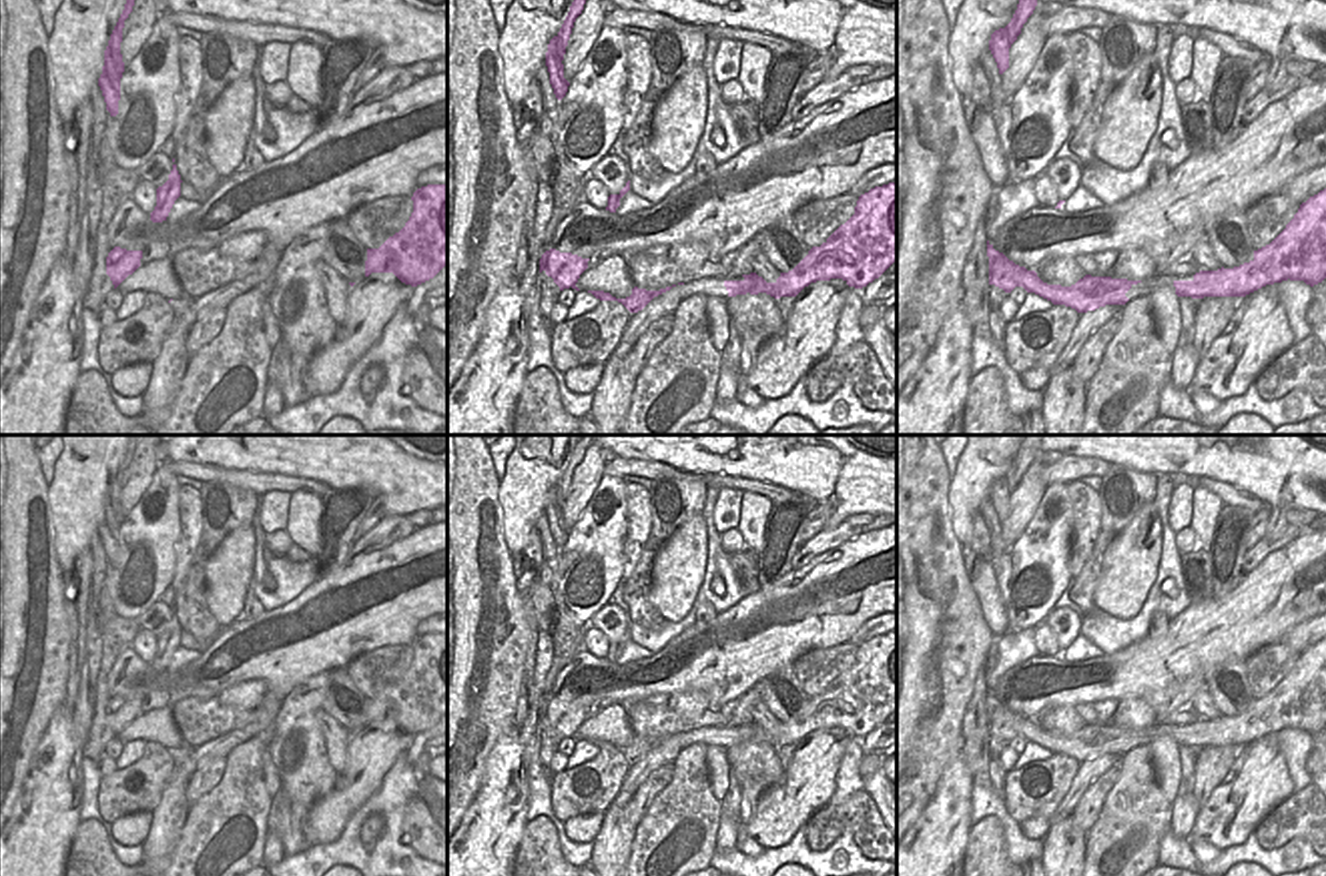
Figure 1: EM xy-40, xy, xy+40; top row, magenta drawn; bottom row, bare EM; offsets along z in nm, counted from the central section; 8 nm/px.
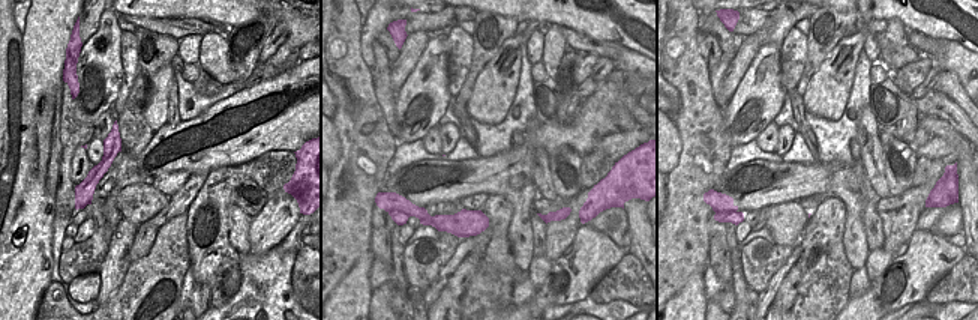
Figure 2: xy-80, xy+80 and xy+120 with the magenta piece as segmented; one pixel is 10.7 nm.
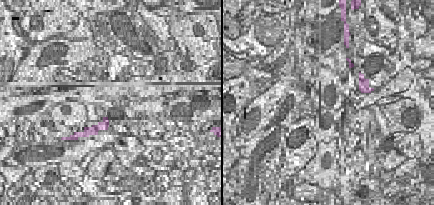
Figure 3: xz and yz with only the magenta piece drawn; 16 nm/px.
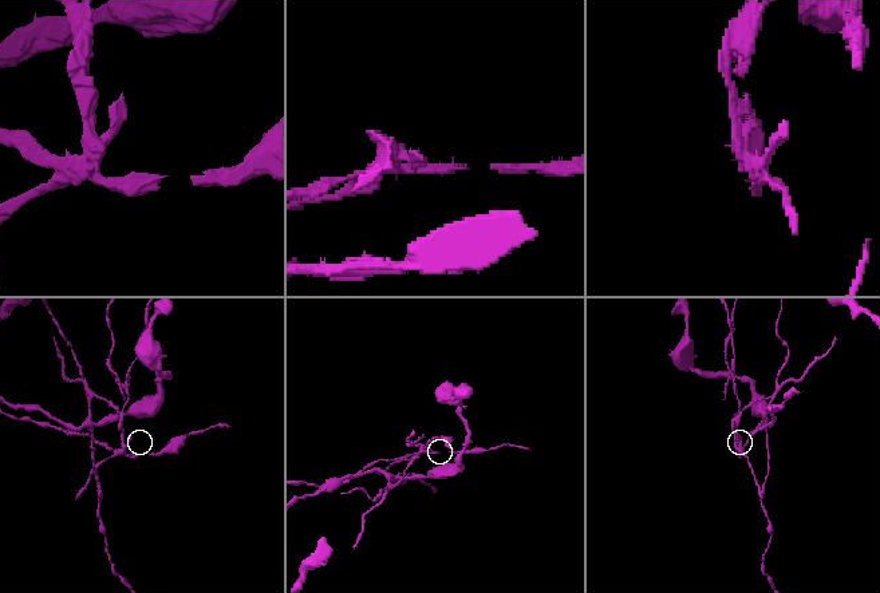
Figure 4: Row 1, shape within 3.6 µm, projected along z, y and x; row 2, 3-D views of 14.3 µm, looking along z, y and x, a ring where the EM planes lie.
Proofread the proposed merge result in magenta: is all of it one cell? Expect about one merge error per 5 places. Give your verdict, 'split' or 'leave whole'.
split

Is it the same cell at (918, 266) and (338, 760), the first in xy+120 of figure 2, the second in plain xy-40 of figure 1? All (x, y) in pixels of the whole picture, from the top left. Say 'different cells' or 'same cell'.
different cells

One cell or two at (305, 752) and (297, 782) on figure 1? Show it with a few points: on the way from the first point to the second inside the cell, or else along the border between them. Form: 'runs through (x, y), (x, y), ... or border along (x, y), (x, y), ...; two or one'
runs through (303, 760), (303, 774); one

